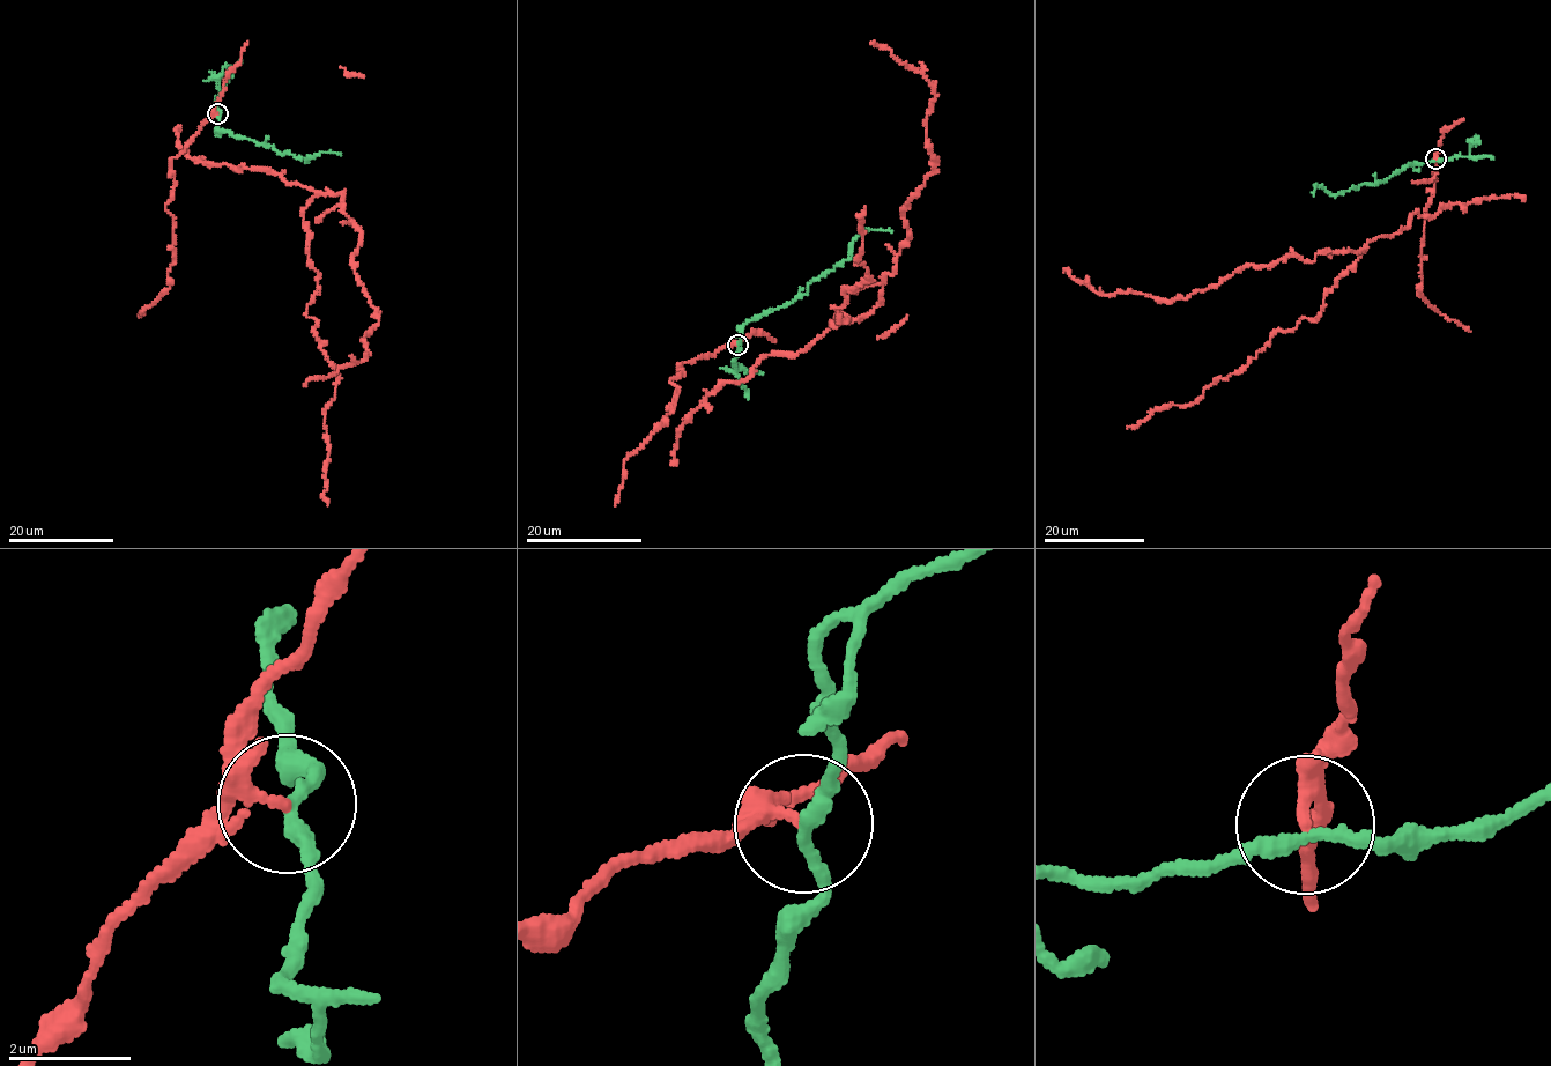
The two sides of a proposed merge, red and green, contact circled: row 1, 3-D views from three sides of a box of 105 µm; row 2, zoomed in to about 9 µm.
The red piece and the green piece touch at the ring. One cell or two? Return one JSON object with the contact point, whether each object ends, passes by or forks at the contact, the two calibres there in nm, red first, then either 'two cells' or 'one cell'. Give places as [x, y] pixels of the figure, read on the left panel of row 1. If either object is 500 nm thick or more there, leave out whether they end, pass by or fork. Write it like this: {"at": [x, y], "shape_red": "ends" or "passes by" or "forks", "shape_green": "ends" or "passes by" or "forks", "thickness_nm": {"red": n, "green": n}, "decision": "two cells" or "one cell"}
{"at": [217, 113], "shape_red": "passes by", "shape_green": "passes by", "thickness_nm": {"red": 180, "green": 220}, "decision": "two cells"}

